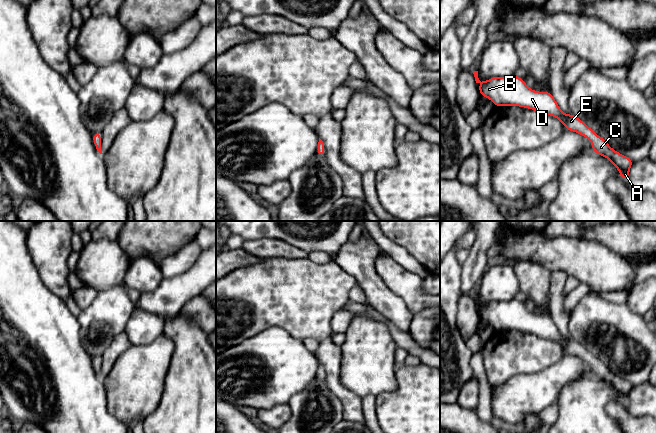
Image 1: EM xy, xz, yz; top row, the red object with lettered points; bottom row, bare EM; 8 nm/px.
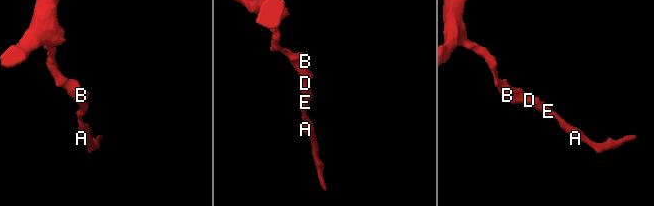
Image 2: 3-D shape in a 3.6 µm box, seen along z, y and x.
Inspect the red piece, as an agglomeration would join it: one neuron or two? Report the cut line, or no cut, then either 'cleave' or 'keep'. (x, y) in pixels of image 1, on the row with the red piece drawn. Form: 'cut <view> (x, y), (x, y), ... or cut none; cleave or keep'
cut none; keep

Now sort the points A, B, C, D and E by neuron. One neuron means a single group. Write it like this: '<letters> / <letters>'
A B C D E

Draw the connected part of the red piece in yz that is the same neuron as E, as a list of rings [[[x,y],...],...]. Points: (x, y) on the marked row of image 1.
[[[472,71],[472,72],[474,74],[476,83],[481,84],[481,86],[478,88],[480,95],[491,99],[494,106],[516,105],[524,108],[530,108],[539,113],[548,114],[558,118],[562,122],[563,126],[567,128],[567,130],[577,132],[583,135],[584,137],[590,139],[592,142],[593,151],[610,160],[614,164],[614,166],[620,171],[621,173],[620,177],[625,181],[628,180],[629,170],[633,164],[633,161],[630,158],[614,151],[603,138],[599,137],[591,128],[589,128],[584,122],[582,122],[575,115],[573,114],[565,115],[560,110],[551,92],[533,91],[524,83],[523,79],[521,79],[516,75],[510,77],[493,77],[488,81],[481,82],[478,78],[478,71]]]

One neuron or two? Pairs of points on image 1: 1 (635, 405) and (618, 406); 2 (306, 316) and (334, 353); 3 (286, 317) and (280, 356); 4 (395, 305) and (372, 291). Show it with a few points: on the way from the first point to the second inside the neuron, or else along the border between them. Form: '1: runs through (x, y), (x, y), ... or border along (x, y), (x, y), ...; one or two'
1: border along (626, 405), (633, 415), (645, 416); two
2: border along (330, 336), (319, 341); two
3: border along (261, 331), (270, 327), (280, 327), (301, 340); two
4: runs through (389, 304), (378, 295); one

